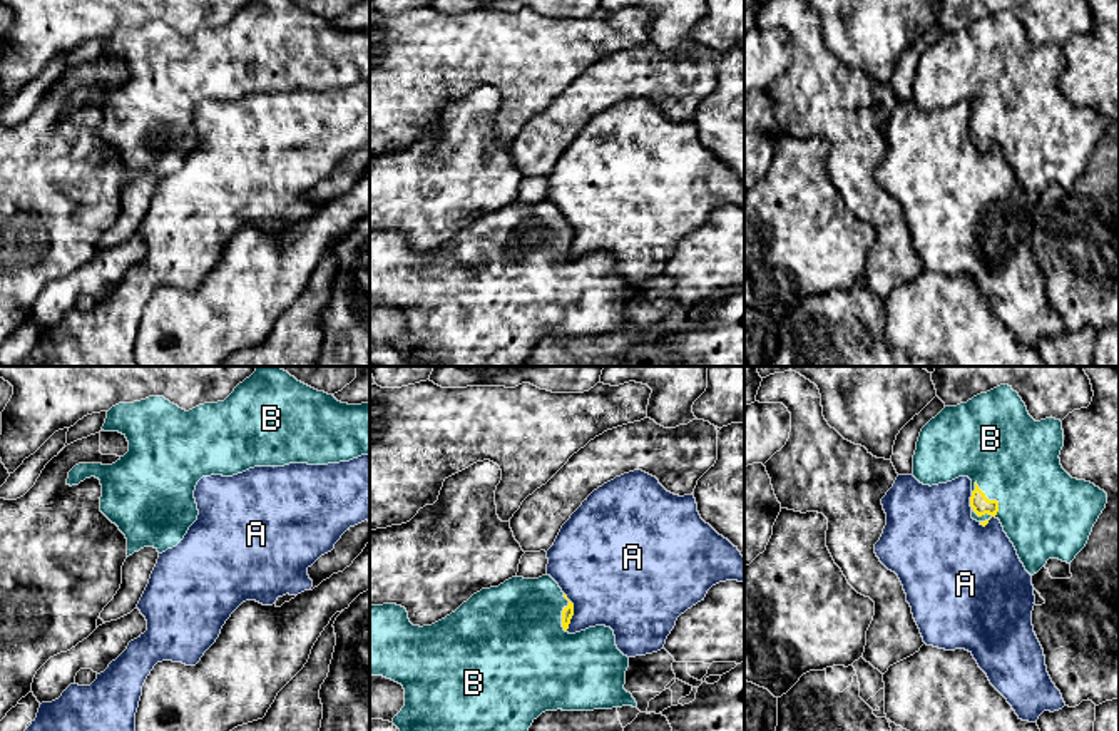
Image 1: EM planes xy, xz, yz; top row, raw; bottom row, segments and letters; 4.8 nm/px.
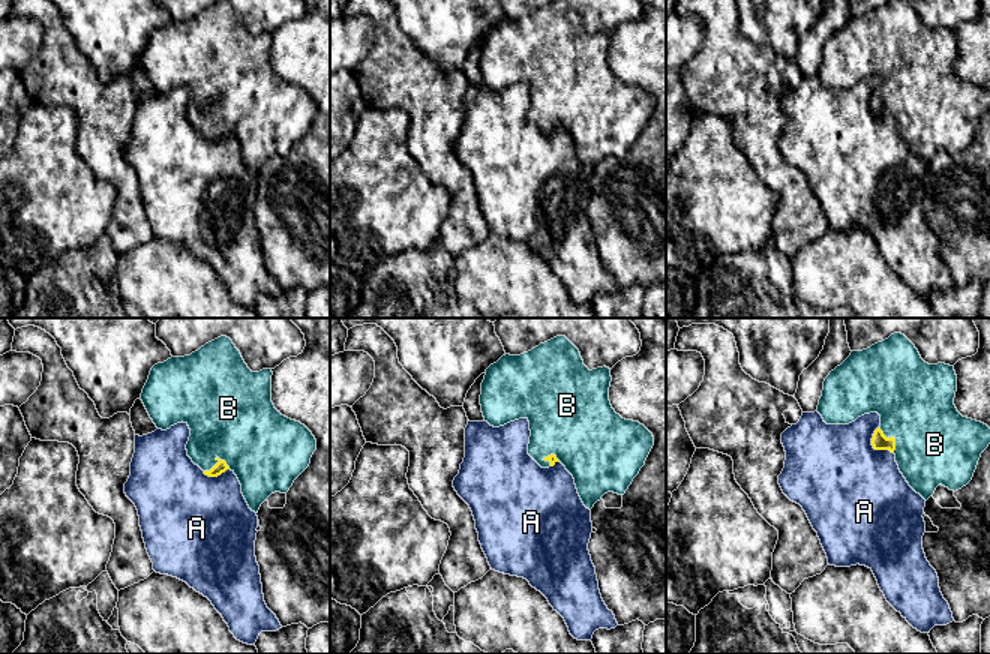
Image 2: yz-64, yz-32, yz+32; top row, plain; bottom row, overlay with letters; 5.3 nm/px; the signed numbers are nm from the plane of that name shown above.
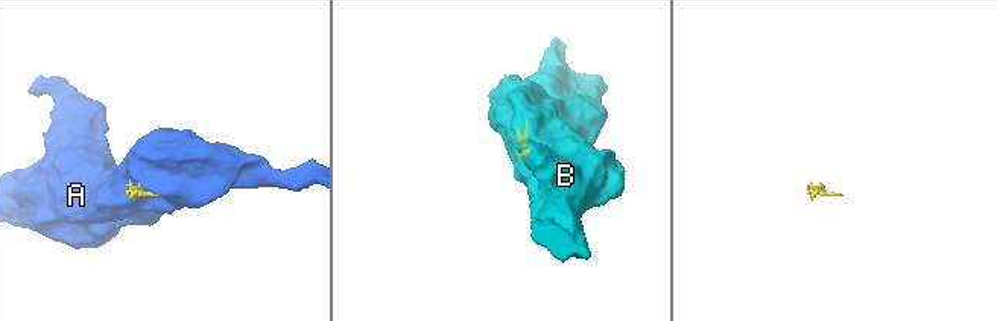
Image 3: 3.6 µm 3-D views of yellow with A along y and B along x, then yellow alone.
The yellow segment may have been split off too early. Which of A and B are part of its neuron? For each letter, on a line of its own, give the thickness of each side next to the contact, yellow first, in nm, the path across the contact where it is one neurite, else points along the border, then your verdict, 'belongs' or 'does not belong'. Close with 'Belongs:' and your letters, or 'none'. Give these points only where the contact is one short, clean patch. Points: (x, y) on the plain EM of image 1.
A: calibres 60 and 460 nm; does not belong
B: calibres 90 and 420 nm; belongs
Belongs: B

